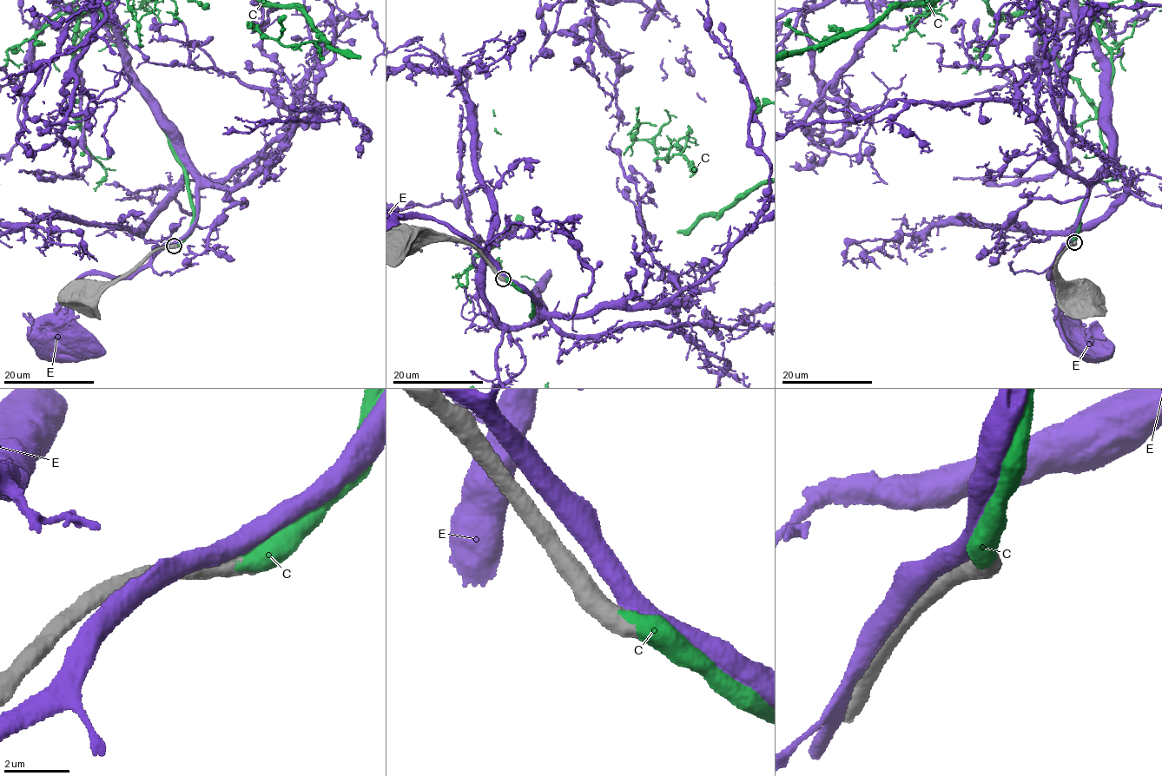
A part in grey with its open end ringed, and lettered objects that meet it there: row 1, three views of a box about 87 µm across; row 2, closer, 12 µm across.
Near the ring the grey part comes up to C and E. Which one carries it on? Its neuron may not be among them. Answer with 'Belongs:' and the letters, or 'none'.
Belongs: C

